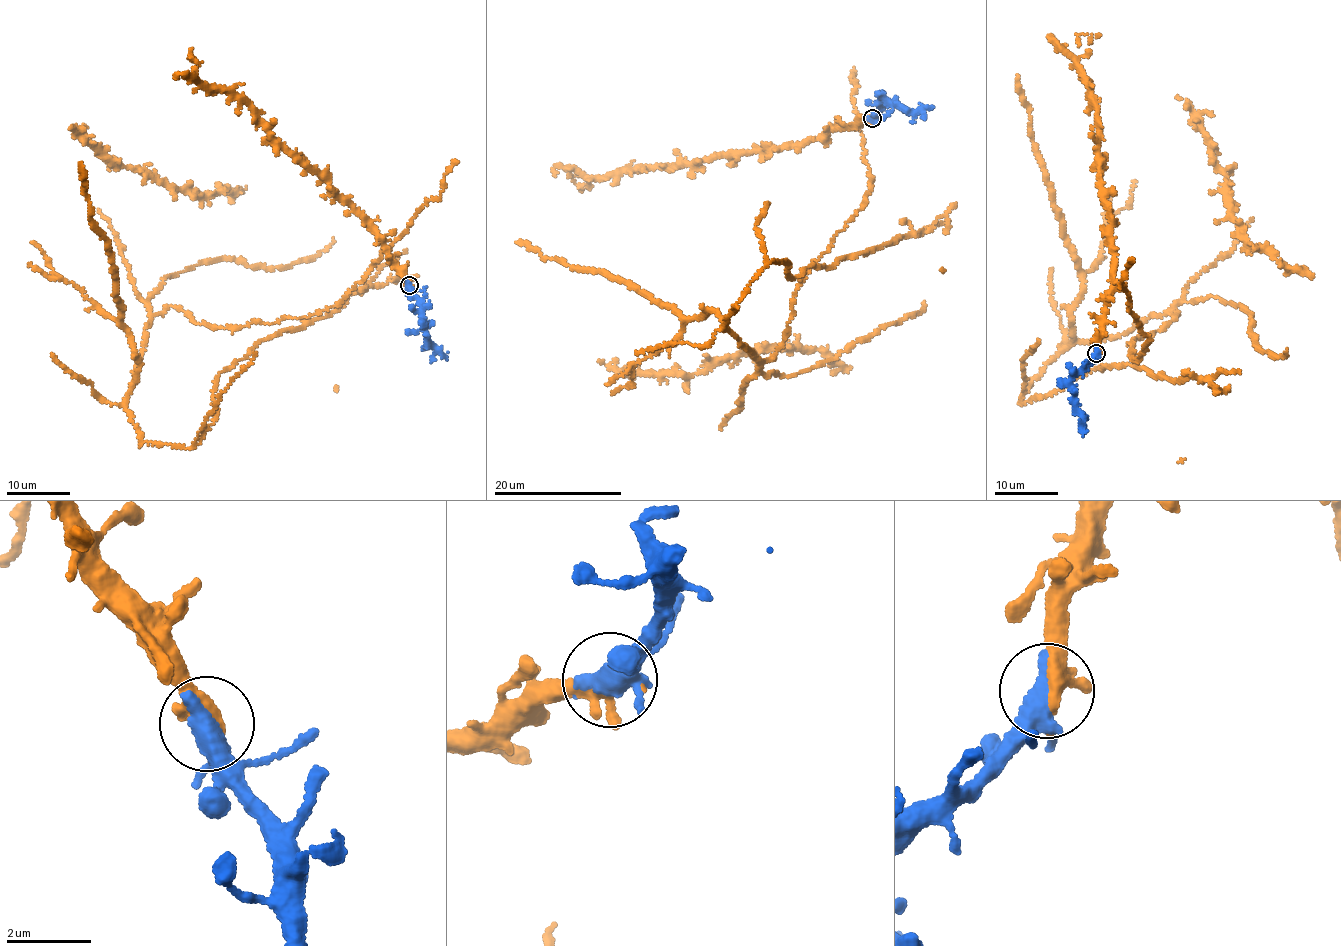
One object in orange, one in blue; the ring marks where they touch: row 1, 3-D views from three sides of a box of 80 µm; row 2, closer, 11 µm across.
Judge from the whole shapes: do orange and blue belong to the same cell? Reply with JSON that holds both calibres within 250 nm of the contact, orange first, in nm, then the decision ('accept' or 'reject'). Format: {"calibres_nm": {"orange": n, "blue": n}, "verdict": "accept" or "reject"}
{"calibres_nm": {"orange": 480, "blue": 460}, "verdict": "accept"}

